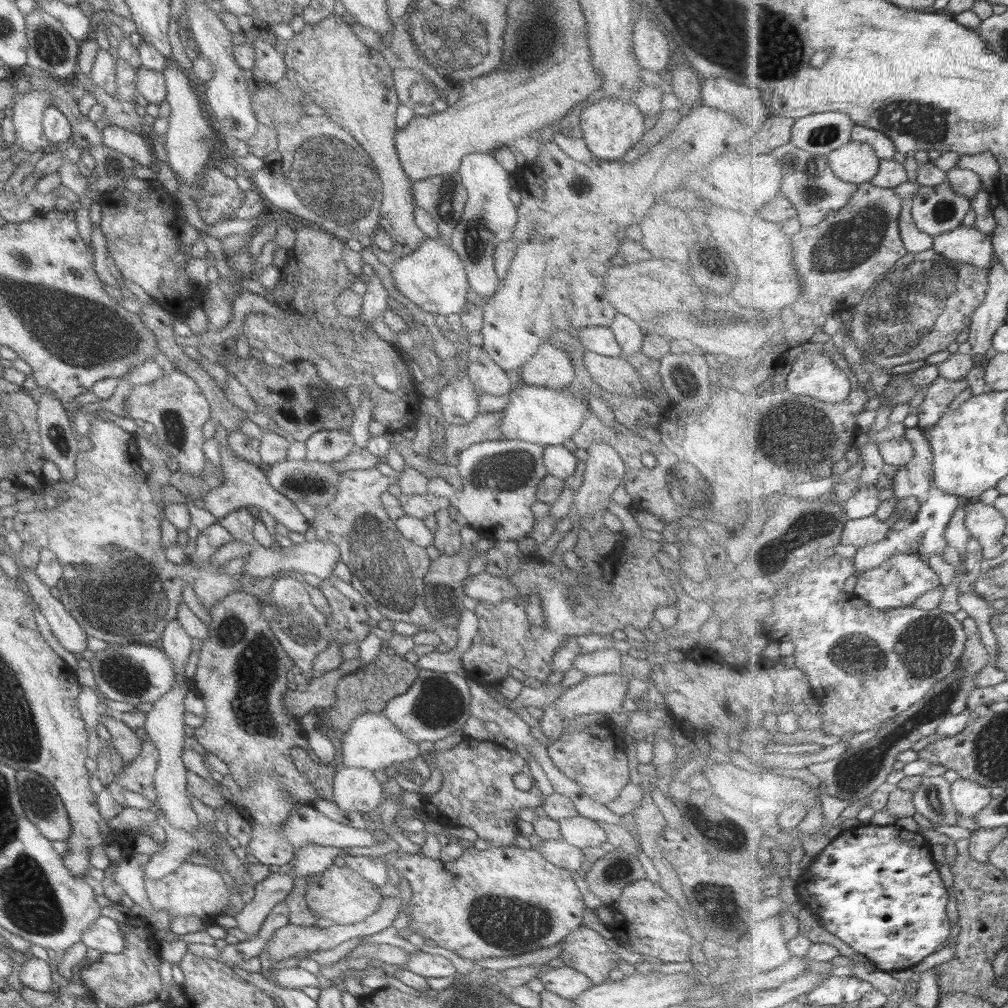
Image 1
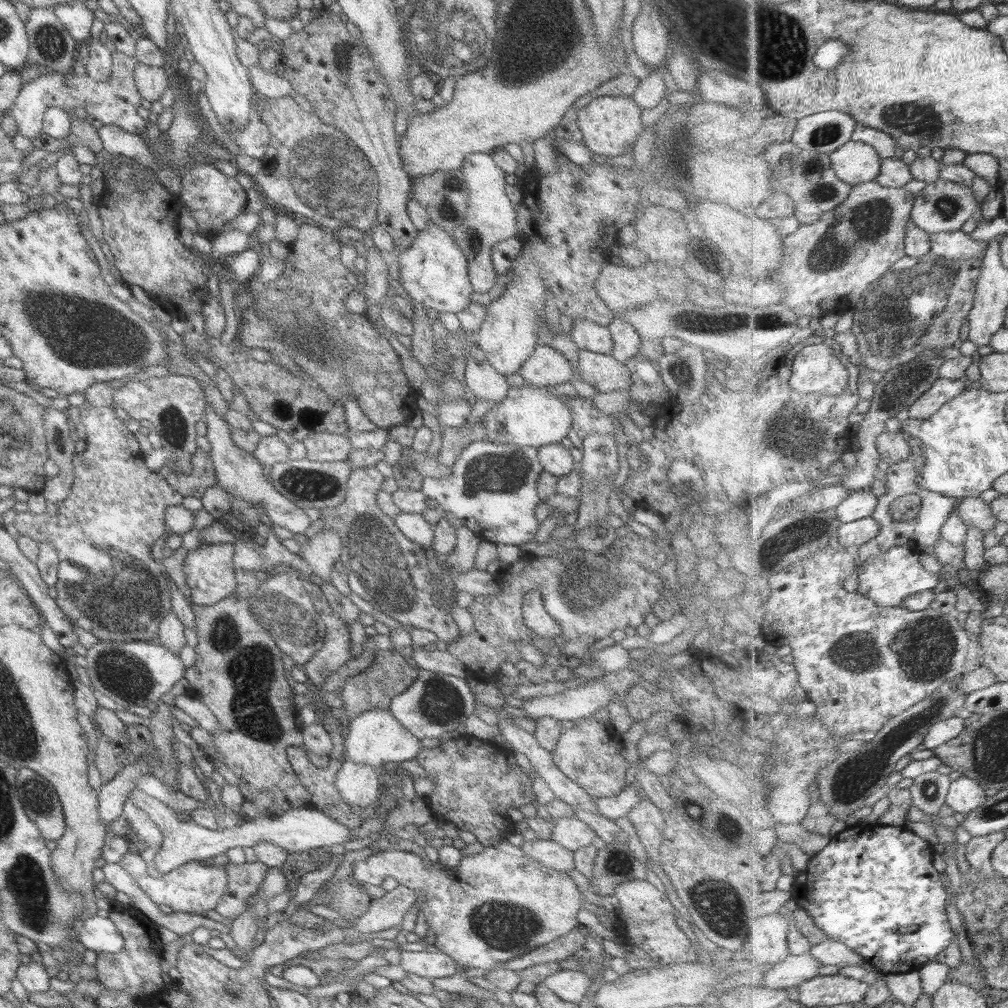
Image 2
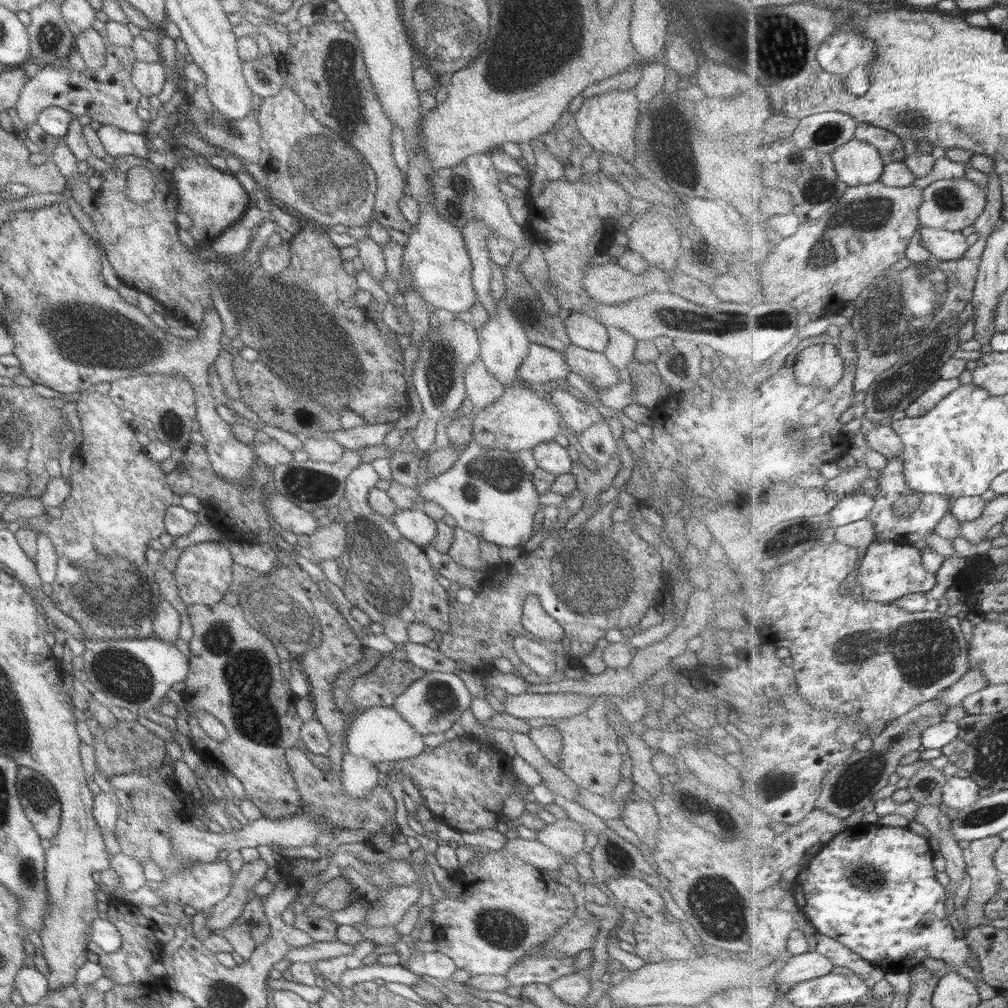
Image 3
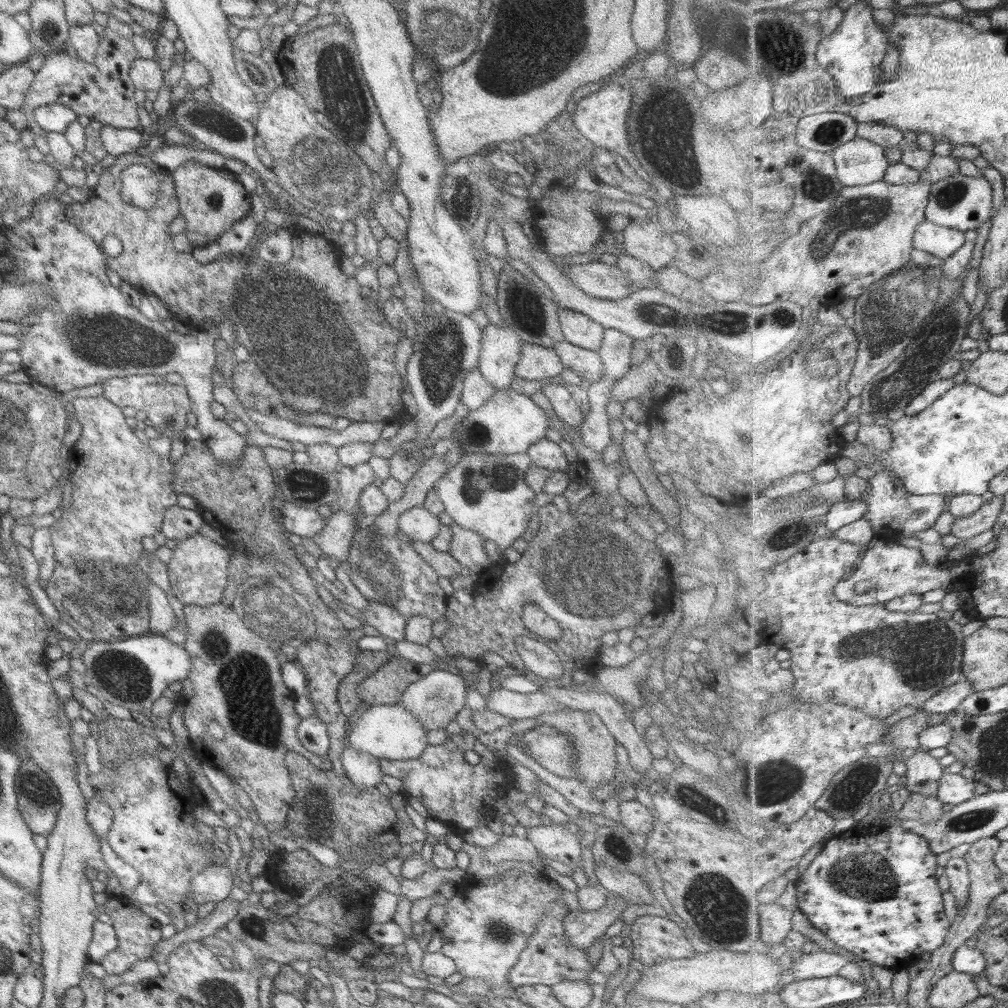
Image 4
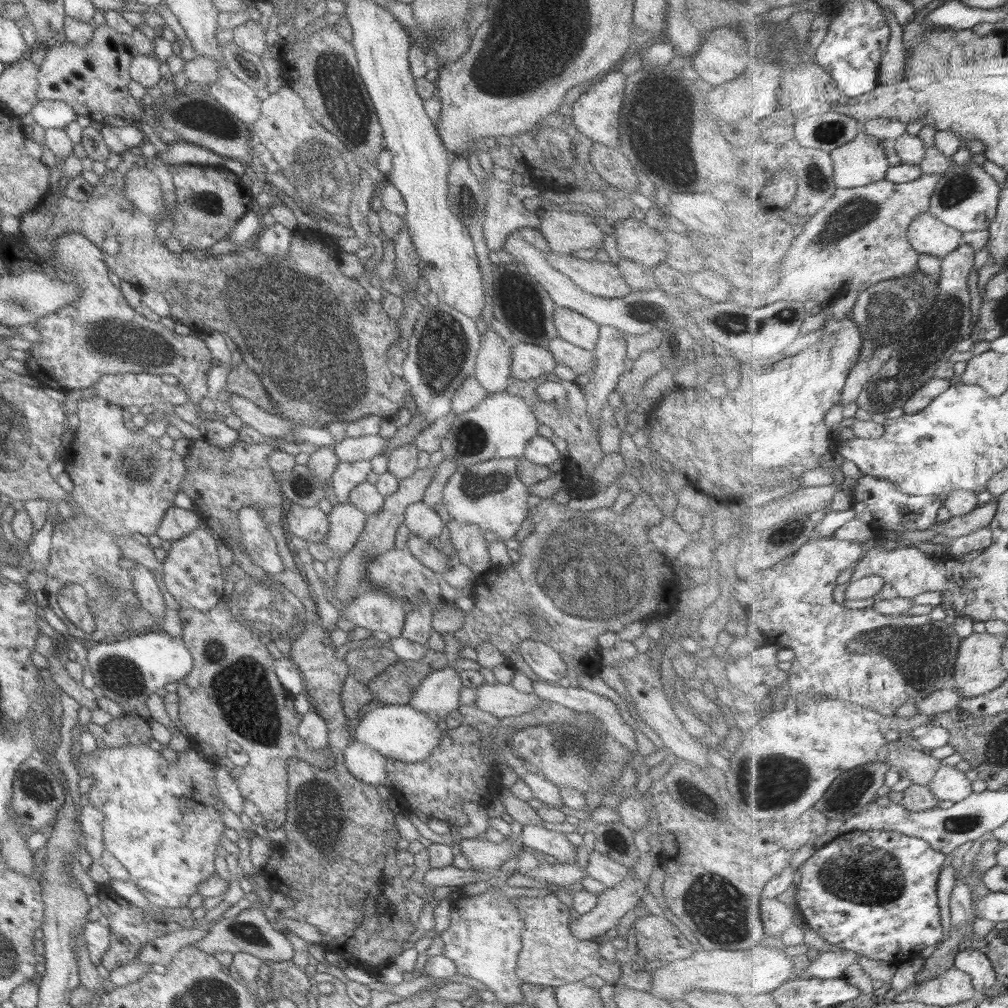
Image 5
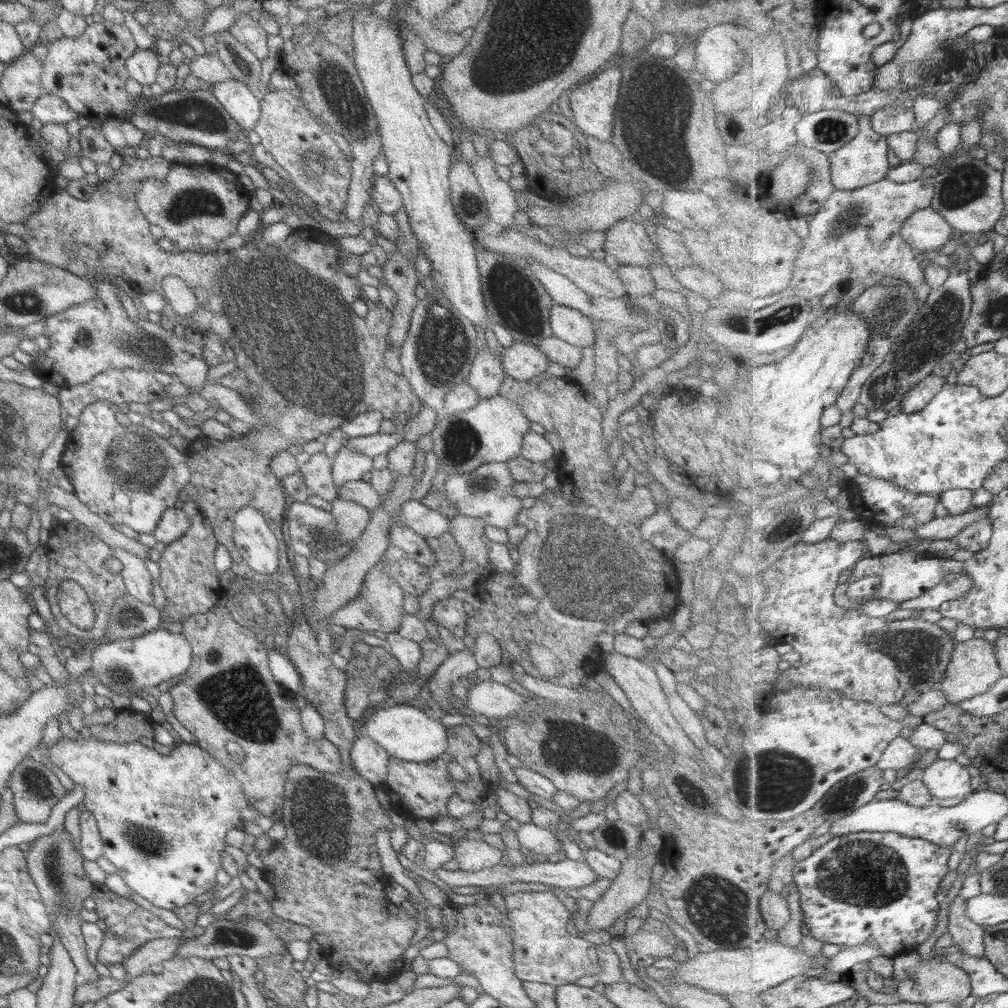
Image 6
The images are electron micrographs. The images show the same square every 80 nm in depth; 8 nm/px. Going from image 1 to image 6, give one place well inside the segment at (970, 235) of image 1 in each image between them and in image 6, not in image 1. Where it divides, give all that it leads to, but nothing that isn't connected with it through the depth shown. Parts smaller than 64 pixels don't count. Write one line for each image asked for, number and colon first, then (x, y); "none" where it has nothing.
2: (956, 245)
3: (944, 244)
4: (943, 242)
5: (929, 235)
6: (926, 230)

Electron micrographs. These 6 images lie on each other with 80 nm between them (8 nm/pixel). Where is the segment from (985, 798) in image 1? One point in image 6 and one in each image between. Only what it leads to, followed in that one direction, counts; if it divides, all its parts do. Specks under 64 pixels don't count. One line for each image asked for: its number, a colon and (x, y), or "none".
2: (965, 795)
3: (959, 793)
4: (954, 789)
5: (949, 784)
6: (946, 779)

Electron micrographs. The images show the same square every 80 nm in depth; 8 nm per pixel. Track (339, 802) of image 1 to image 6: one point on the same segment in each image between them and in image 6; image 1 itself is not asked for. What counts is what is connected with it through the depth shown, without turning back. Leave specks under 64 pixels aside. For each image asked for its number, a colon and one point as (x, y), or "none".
2: (357, 785)
3: (359, 777)
4: (362, 770)
5: (366, 766)
6: (369, 761)

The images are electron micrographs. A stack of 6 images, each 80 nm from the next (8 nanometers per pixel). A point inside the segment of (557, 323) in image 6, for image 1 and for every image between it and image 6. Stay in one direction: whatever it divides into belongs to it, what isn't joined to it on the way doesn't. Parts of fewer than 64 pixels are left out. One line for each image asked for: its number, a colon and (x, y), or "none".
1: (598, 340)
2: (585, 335)
3: (582, 332)
4: (577, 330)
5: (572, 328)

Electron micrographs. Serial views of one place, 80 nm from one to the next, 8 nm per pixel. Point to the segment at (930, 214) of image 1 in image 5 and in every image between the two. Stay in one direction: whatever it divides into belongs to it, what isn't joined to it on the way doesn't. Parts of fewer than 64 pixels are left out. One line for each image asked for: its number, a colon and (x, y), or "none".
2: (942, 206)
3: (955, 204)
4: (962, 202)
5: (967, 196)

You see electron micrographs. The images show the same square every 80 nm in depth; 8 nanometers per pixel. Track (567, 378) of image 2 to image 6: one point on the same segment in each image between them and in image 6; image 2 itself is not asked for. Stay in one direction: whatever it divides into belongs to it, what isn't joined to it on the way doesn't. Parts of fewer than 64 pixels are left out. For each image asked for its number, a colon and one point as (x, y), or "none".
3: (541, 365)
4: (535, 362)
5: (528, 361)
6: (521, 362)

